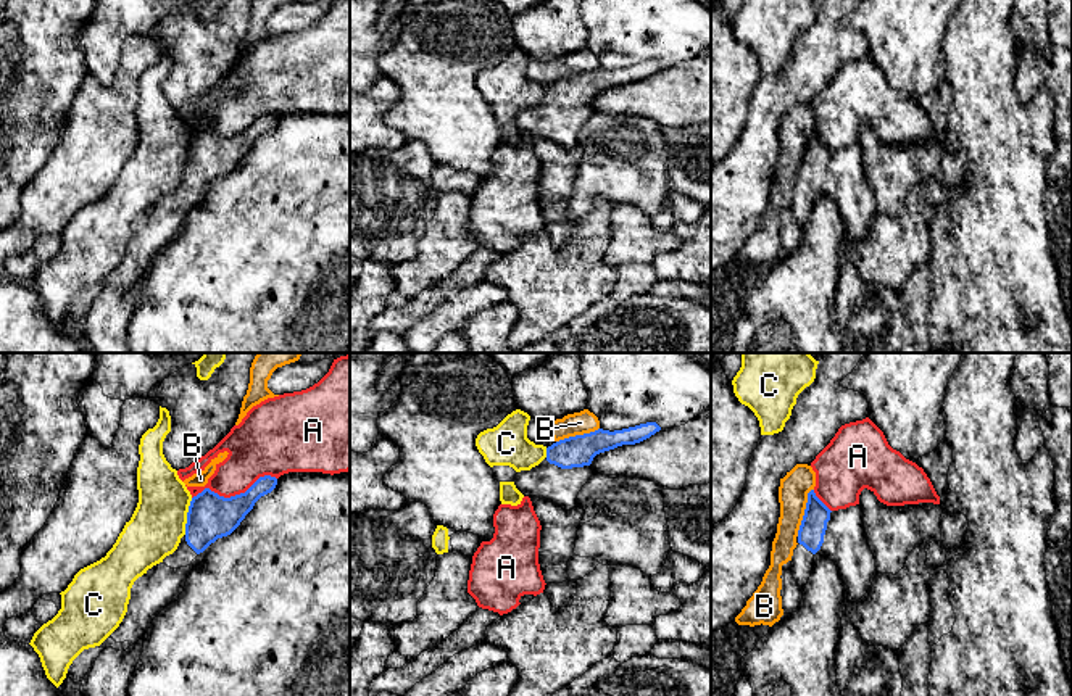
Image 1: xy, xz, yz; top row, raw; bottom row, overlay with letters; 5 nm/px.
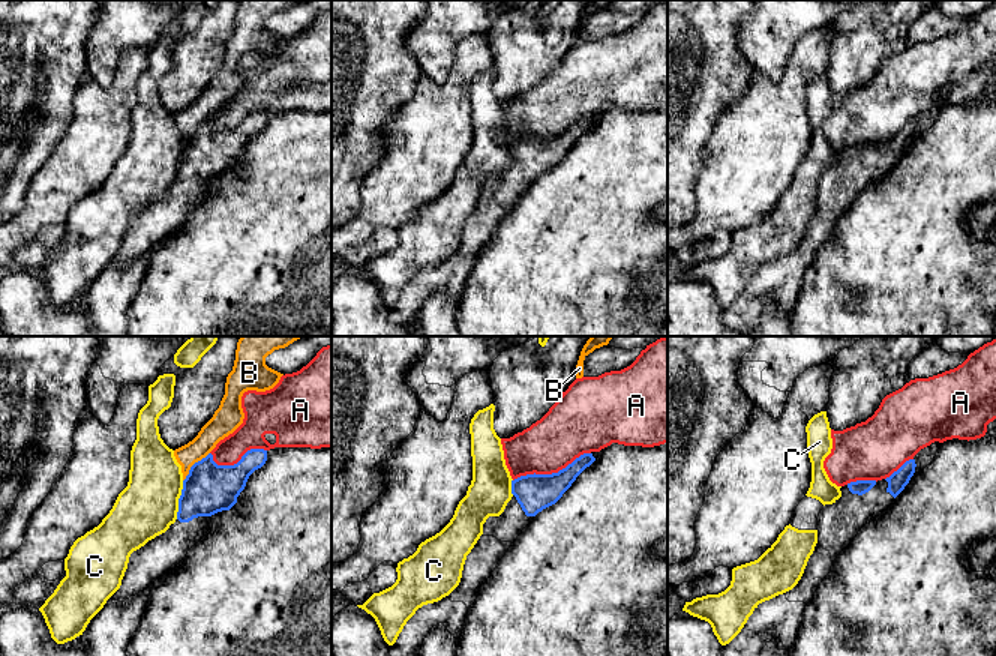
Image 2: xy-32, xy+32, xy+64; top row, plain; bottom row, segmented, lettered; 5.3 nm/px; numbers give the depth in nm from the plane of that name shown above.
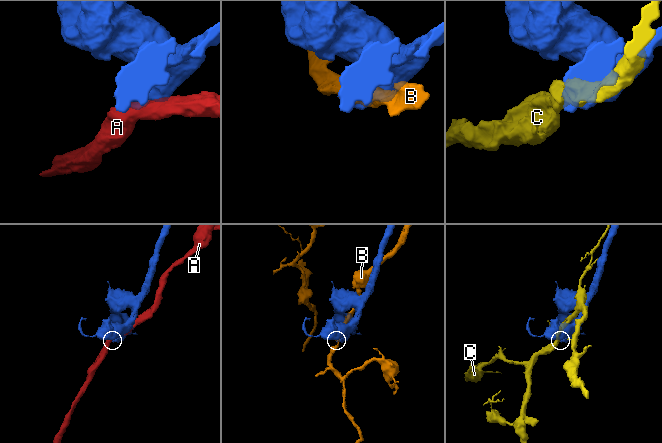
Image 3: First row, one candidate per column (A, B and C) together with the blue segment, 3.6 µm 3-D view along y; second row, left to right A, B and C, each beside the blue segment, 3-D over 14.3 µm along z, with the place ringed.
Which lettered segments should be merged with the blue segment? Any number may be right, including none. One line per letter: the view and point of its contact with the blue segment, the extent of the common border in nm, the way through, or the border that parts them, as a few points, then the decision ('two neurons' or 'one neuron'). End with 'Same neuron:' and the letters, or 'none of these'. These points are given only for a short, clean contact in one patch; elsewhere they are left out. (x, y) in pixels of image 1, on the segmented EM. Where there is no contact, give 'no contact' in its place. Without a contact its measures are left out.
A: xy (236, 495) | 440 nm | two neurons
B: yz (805, 513) | 260 nm | two neurons
C: xy (187, 516) | 190 nm | two neurons
Same neuron: none of these

